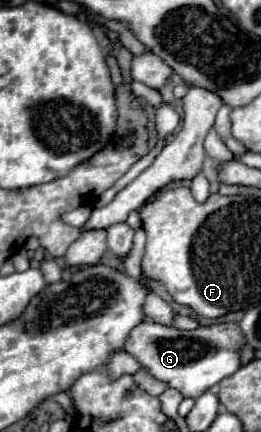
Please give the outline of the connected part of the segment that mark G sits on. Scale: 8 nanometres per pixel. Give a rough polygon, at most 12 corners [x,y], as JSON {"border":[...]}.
{"border":[[141,321],[125,351],[195,399],[241,367],[233,323]]}

